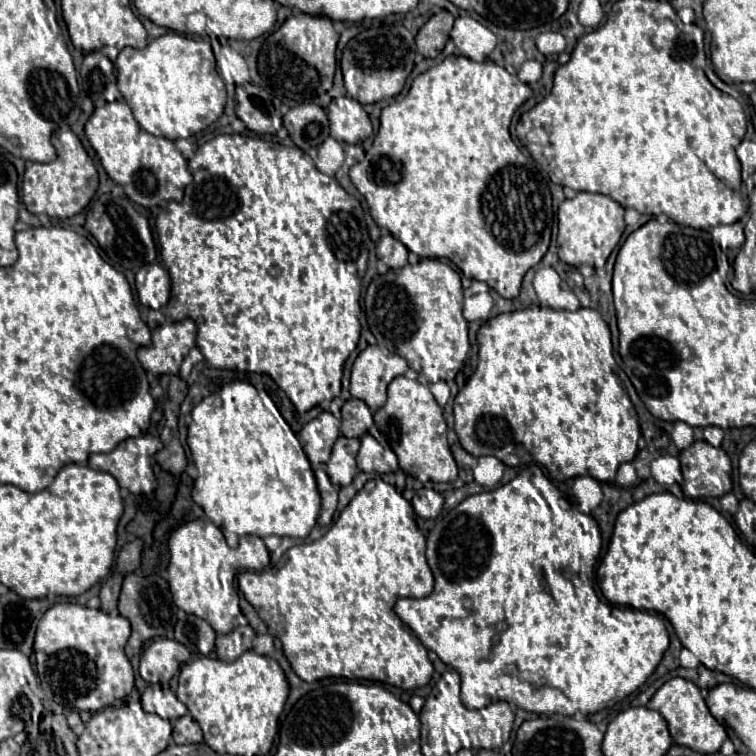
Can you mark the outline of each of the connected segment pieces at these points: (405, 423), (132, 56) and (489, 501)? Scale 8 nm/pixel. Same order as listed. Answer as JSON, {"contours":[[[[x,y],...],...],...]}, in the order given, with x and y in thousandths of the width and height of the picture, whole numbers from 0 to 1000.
{"contours":[[[[524,497],[513,508],[513,532],[495,548],[495,579],[508,590],[513,587],[526,603],[529,619],[556,638],[601,638],[606,619],[590,582],[590,558],[585,540],[577,534],[569,511],[556,503]]],[[[222,42],[196,56],[188,66],[164,63],[151,87],[156,95],[156,116],[167,138],[172,138],[183,164],[201,180],[222,185],[251,183],[286,161],[296,148],[296,106],[288,101],[280,63],[270,53]]],[[[706,616],[701,622],[690,622],[680,635],[675,635],[672,640],[661,646],[616,659],[614,664],[608,664],[601,675],[595,675],[590,683],[585,683],[577,690],[577,696],[566,706],[566,725],[563,725],[563,738],[577,765],[574,780],[569,788],[561,788],[561,791],[529,791],[526,799],[521,802],[521,810],[537,828],[545,831],[545,836],[556,844],[556,849],[566,860],[577,862],[587,878],[598,881],[608,892],[611,929],[616,937],[638,939],[640,934],[651,929],[669,926],[672,931],[683,937],[690,937],[706,944],[720,944],[720,947],[730,947],[741,942],[749,947],[759,947],[762,942],[778,947],[791,939],[807,937],[810,931],[825,926],[831,918],[844,913],[854,902],[854,897],[865,889],[865,884],[873,878],[876,865],[884,857],[884,836],[876,817],[852,807],[839,807],[828,802],[811,803],[788,788],[784,766],[794,722],[796,722],[796,712],[794,712],[794,698],[788,688],[783,683],[772,683],[770,677],[765,677],[749,659],[743,659],[738,646],[720,628],[720,624]]]]}

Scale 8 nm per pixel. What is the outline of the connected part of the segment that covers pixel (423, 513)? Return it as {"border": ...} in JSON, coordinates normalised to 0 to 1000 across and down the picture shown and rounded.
{"border":[[[556,646],[545,659],[545,669],[556,685],[577,685],[585,677],[587,659],[571,646]]]}

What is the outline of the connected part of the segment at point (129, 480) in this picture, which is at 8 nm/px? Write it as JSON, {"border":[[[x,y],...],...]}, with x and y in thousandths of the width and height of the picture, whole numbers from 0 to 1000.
{"border":[[[192,573],[183,579],[167,579],[143,601],[122,601],[116,616],[148,627],[159,646],[175,653],[198,653],[206,648],[198,606],[213,594],[212,581]]]}

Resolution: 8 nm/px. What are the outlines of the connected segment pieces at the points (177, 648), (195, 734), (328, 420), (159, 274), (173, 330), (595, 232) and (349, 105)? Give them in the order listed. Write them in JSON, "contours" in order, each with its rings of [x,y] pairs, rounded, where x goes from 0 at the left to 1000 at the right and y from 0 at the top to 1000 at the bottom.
{"contours":[[[[206,844],[188,864],[184,892],[197,905],[222,907],[249,870],[251,862],[243,852],[229,845]]],[[[251,944],[235,950],[228,963],[228,976],[233,984],[259,984],[259,981],[267,981],[267,966],[265,966],[262,955]]],[[[426,545],[410,556],[394,574],[397,587],[413,614],[429,614],[437,606],[439,590],[450,577],[450,556],[437,545]]],[[[193,349],[180,362],[180,386],[188,405],[212,410],[225,392],[225,362],[212,349]]],[[[254,423],[214,429],[201,439],[201,458],[183,463],[185,481],[201,495],[235,495],[243,471],[259,458]]],[[[765,254],[765,259],[759,259],[757,265],[746,265],[738,275],[738,339],[743,347],[754,352],[775,349],[783,354],[799,354],[807,333],[823,315],[823,307],[825,307],[825,275],[799,257]]],[[[452,127],[439,132],[434,140],[437,156],[437,180],[447,188],[471,190],[492,180],[492,161],[481,148],[479,138],[463,127]]]]}

